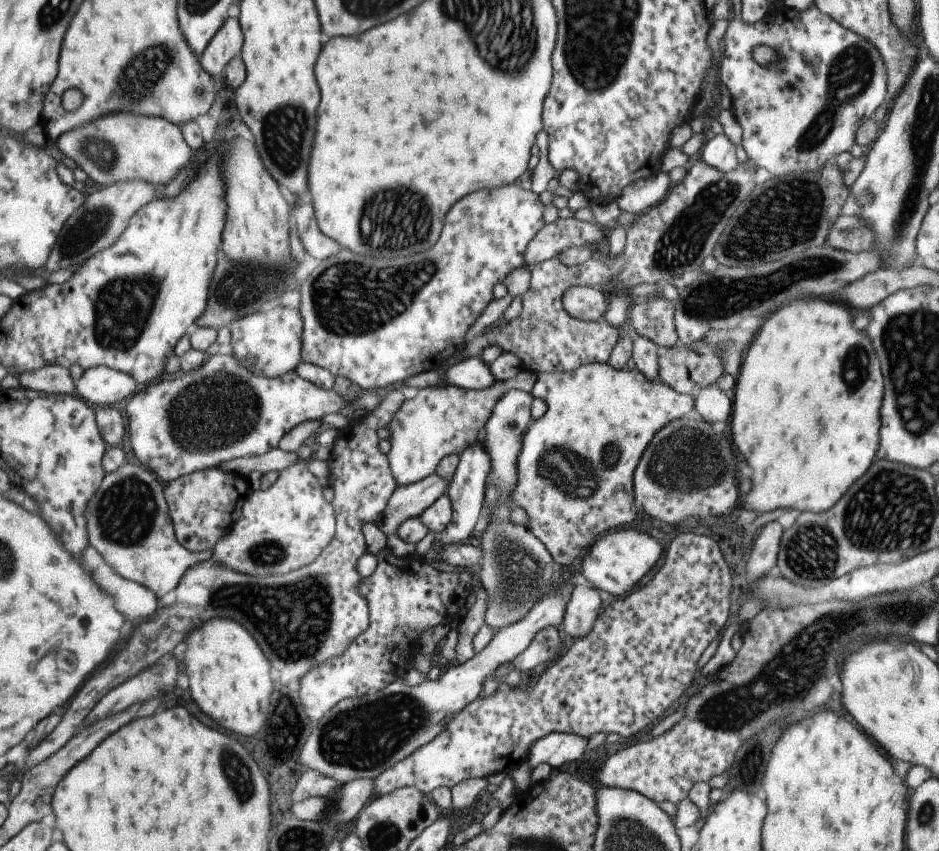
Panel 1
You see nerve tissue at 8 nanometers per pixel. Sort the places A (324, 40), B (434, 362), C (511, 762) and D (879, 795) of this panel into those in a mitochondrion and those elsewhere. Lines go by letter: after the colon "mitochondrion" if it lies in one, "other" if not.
A: other
B: other
C: other
D: other

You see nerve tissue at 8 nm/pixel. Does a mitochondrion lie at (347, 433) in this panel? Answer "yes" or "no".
no

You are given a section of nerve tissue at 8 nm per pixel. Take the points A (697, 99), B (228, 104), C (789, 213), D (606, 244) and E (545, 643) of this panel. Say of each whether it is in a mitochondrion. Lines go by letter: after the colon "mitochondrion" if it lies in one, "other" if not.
A: other
B: other
C: mitochondrion
D: other
E: mitochondrion

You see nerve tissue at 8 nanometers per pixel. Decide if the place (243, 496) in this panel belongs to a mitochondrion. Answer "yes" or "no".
no

